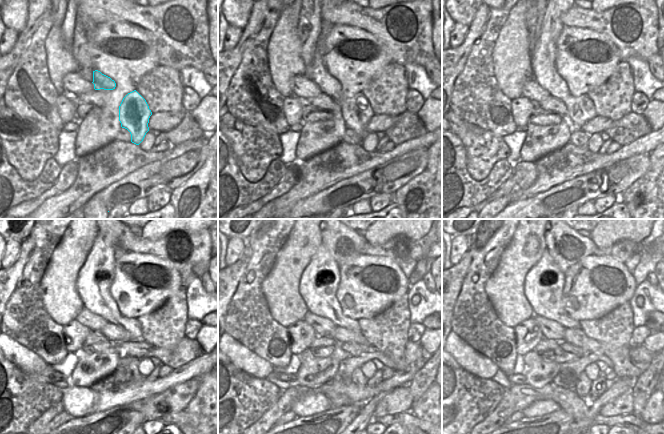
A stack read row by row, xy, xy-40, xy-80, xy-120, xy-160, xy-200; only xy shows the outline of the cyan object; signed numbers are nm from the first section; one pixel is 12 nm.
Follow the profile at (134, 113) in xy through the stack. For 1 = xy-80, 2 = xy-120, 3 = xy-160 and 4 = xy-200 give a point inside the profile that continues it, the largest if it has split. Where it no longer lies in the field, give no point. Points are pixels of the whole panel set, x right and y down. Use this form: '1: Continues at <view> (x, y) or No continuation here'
1: Continues at xy-80 (580, 110)
2: Continues at xy-120 (96, 276)
3: Continues at xy-160 (319, 282)
4: Continues at xy-200 (544, 282).

